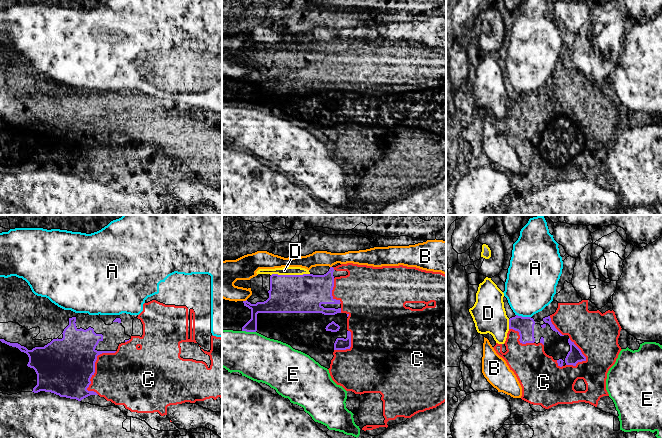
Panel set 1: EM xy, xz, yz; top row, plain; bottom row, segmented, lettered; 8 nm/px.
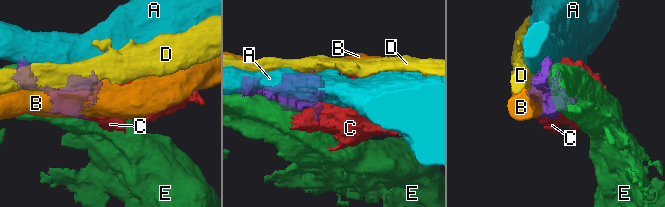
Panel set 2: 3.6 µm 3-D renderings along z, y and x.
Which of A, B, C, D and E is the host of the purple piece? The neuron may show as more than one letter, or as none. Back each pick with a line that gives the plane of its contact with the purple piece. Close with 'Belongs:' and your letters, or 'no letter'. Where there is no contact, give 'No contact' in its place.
C: Touches purple in xy
Belongs: C

